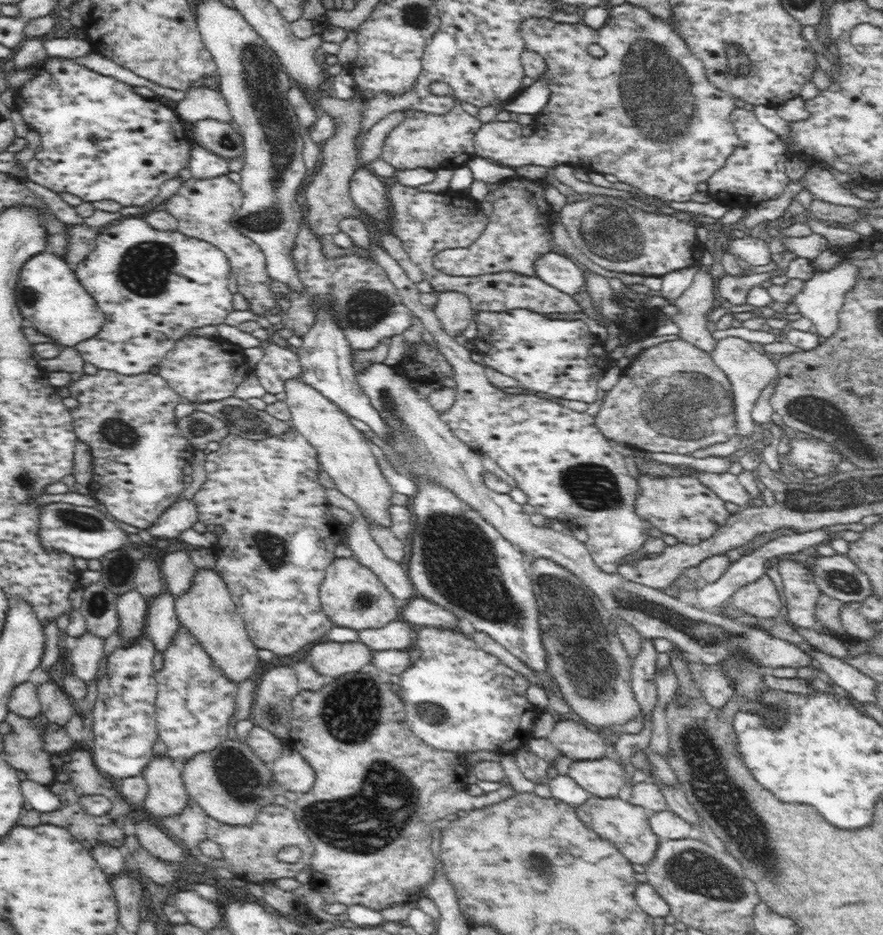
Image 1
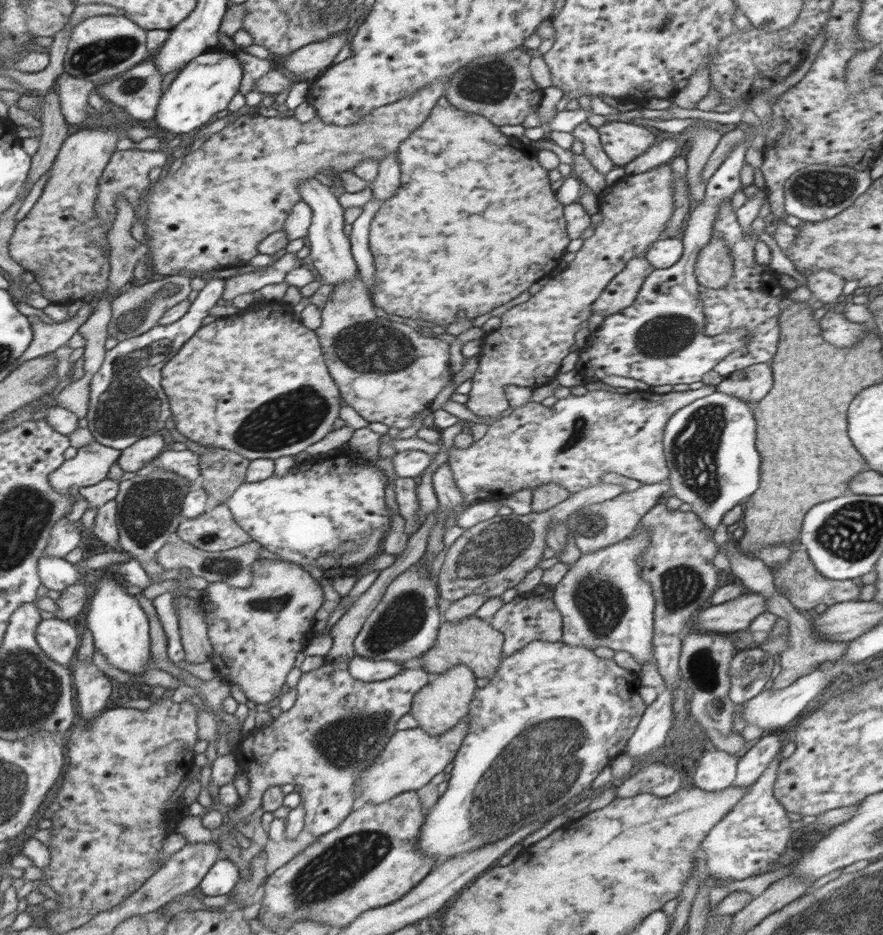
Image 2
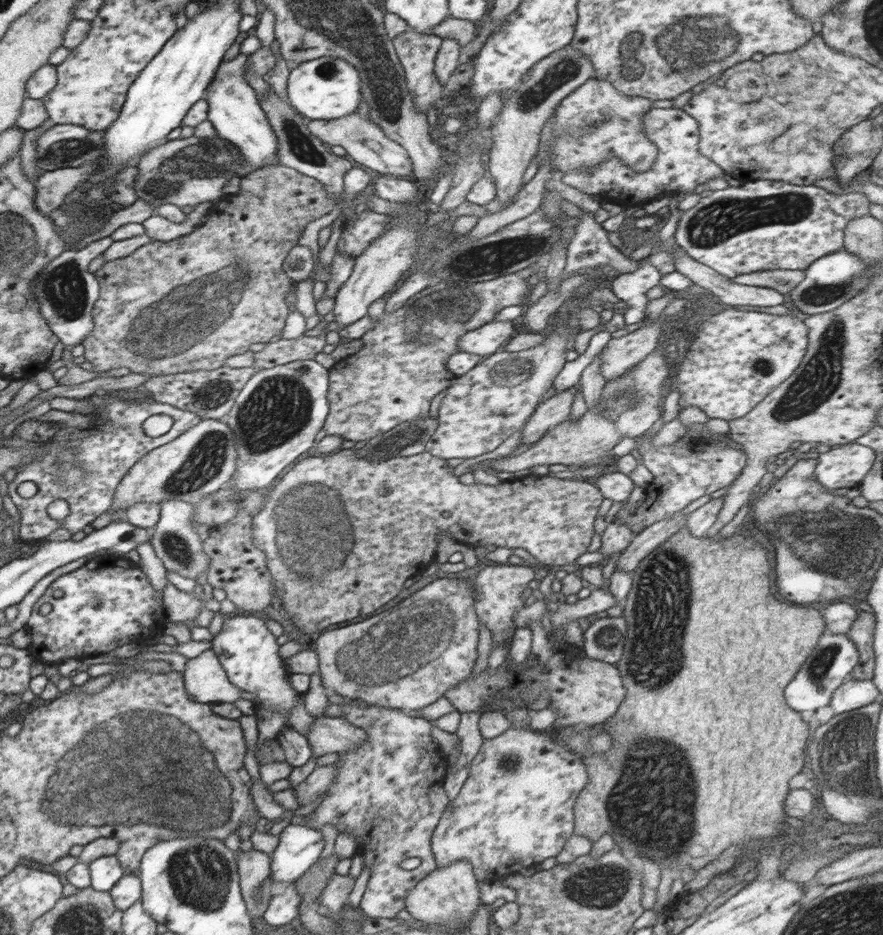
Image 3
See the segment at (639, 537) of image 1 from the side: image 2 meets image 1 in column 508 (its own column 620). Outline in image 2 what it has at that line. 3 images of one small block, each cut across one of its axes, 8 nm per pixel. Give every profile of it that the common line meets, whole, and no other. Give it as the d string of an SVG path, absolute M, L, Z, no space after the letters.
M704 385L696 390L671 391L666 394L648 391L629 393L610 393L610 391L588 391L582 396L569 395L549 407L531 401L509 413L508 416L492 422L483 438L470 448L448 450L447 463L451 468L456 486L465 496L465 505L470 506L479 500L497 500L510 496L520 490L532 488L533 491L543 484L553 482L563 486L569 494L576 494L584 488L598 486L608 472L634 478L642 484L667 482L670 469L667 467L663 449L665 426L670 417L691 402L710 396L718 390L716 386Z

